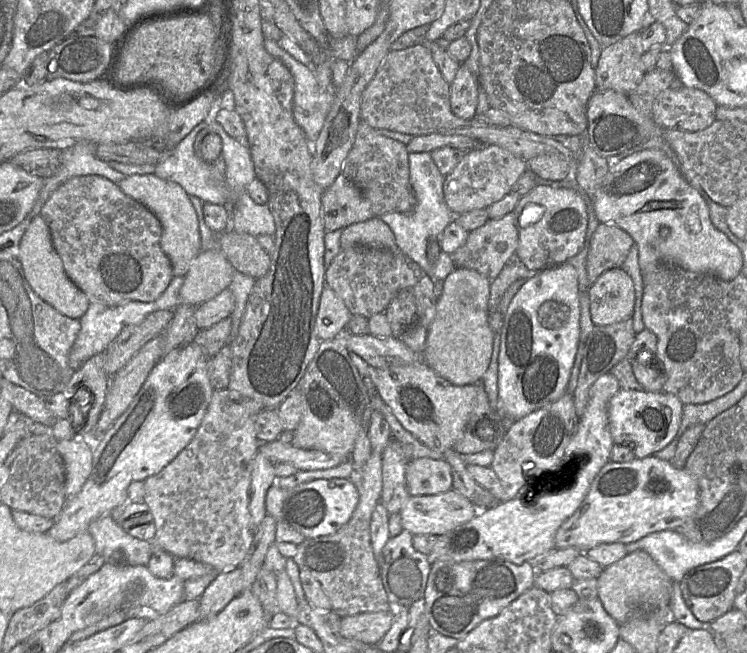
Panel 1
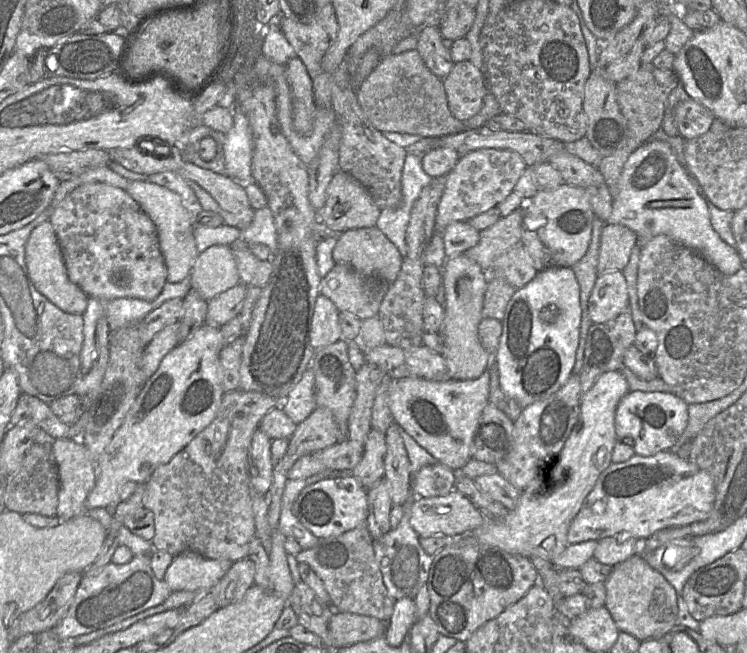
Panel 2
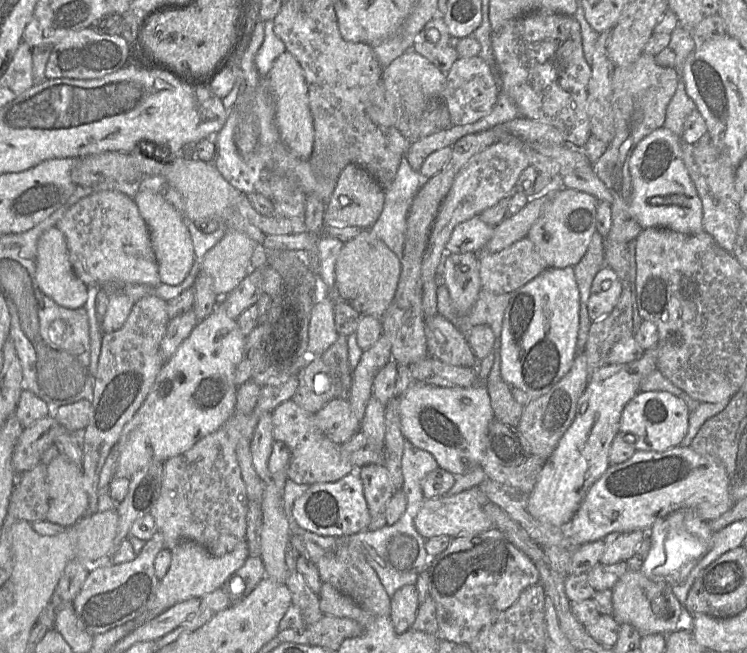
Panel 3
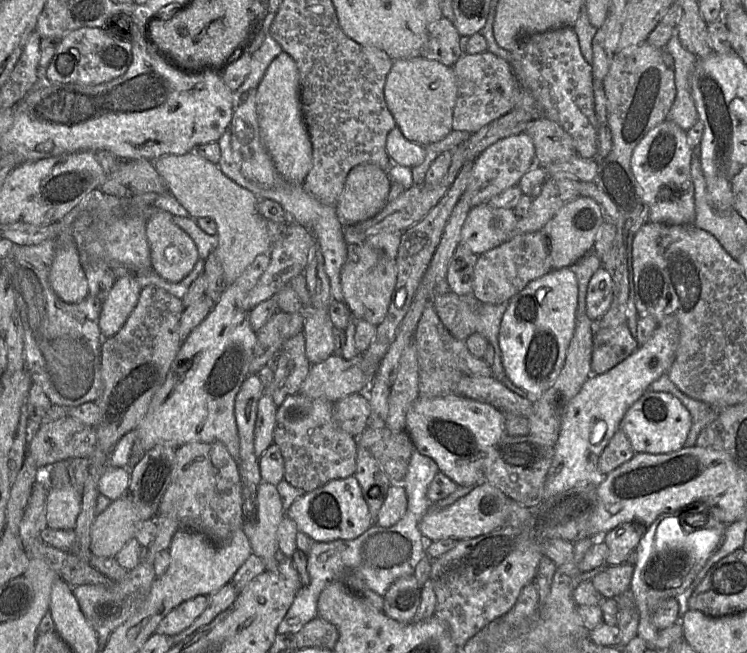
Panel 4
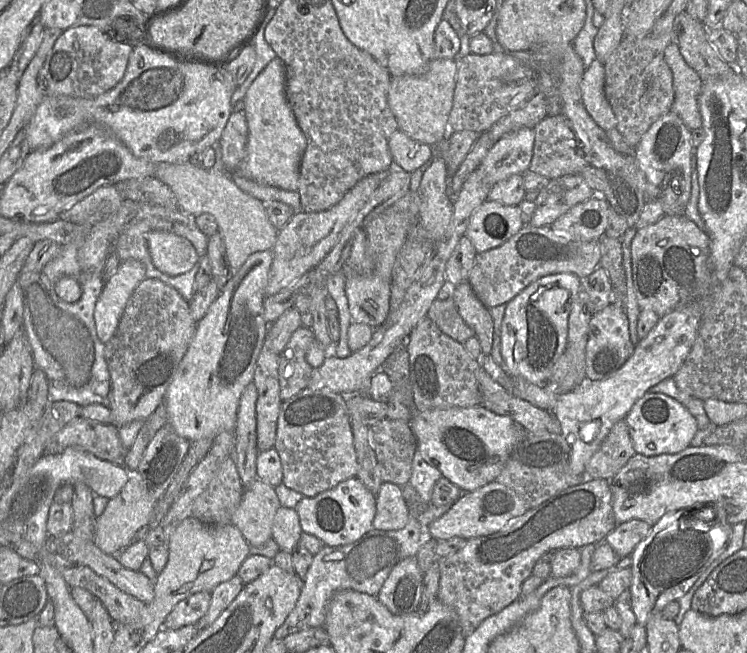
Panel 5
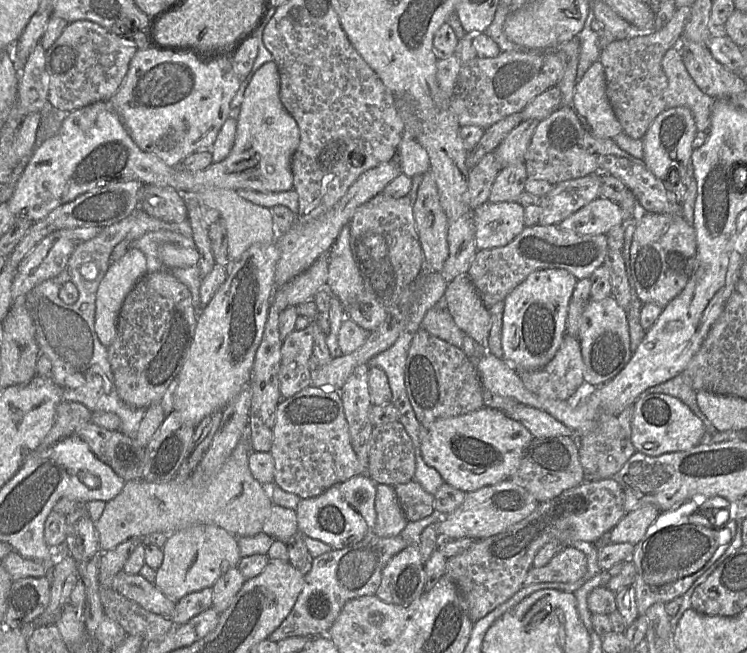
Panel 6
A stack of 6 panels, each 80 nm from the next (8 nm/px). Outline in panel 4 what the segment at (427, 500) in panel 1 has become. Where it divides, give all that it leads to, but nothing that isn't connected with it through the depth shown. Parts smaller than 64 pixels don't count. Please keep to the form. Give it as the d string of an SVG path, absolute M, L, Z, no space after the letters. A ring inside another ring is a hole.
M484 482L450 506L445 508L431 507L419 523L420 532L426 542L438 541L445 538L462 540L487 534L500 528L508 521L509 499L499 488L488 482Z

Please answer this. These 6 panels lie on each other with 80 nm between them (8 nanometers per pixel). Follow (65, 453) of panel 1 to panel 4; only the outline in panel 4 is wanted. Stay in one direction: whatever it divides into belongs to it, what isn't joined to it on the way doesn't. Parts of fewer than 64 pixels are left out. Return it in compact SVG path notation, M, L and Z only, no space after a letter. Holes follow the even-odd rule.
M50 486L46 498L47 526L52 529L71 530L81 510L82 495L73 486Z

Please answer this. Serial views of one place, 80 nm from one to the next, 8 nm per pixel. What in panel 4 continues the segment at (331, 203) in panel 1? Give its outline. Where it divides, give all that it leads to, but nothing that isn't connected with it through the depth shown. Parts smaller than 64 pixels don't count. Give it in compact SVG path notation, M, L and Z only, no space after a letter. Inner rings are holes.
M372 164L353 167L334 206L341 224L352 225L376 216L387 203L390 187L386 170Z

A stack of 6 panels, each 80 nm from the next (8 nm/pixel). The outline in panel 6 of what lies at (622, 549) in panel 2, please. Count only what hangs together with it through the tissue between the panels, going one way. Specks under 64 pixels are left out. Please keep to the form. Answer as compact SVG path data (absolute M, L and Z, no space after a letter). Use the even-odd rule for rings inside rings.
M645 505L637 510L626 513L608 533L608 543L630 543L637 545L659 514L659 509L653 505Z

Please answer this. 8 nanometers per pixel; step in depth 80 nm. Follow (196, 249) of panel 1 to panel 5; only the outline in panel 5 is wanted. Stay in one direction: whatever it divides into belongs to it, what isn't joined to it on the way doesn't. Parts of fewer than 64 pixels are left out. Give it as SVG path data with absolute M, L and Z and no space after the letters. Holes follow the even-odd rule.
M153 230L147 234L147 240L154 265L169 276L184 274L199 262L195 247L182 236Z

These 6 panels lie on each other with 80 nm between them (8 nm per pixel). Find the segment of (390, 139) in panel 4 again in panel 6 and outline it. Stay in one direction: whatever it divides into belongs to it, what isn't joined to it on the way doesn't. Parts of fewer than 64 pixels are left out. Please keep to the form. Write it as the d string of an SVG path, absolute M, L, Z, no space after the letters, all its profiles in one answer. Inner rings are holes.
M405 125L403 137L398 146L397 161L400 165L402 173L411 178L413 178L416 175L425 174L429 170L430 166L427 151L416 141L414 137L409 136L405 133Z

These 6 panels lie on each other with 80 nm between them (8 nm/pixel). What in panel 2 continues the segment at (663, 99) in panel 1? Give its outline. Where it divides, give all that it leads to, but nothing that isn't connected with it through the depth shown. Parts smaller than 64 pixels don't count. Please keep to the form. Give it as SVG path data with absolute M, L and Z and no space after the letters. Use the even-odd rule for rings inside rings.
M692 98L680 102L675 107L674 117L679 135L685 140L705 134L715 119L707 107Z

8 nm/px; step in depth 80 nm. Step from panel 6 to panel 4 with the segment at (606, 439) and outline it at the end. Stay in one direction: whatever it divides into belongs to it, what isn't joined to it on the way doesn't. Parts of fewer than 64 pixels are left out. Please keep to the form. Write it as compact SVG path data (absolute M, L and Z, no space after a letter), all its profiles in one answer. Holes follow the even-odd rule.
M619 428L602 451L597 468L601 476L608 475L623 463L629 461L635 451L625 433Z

